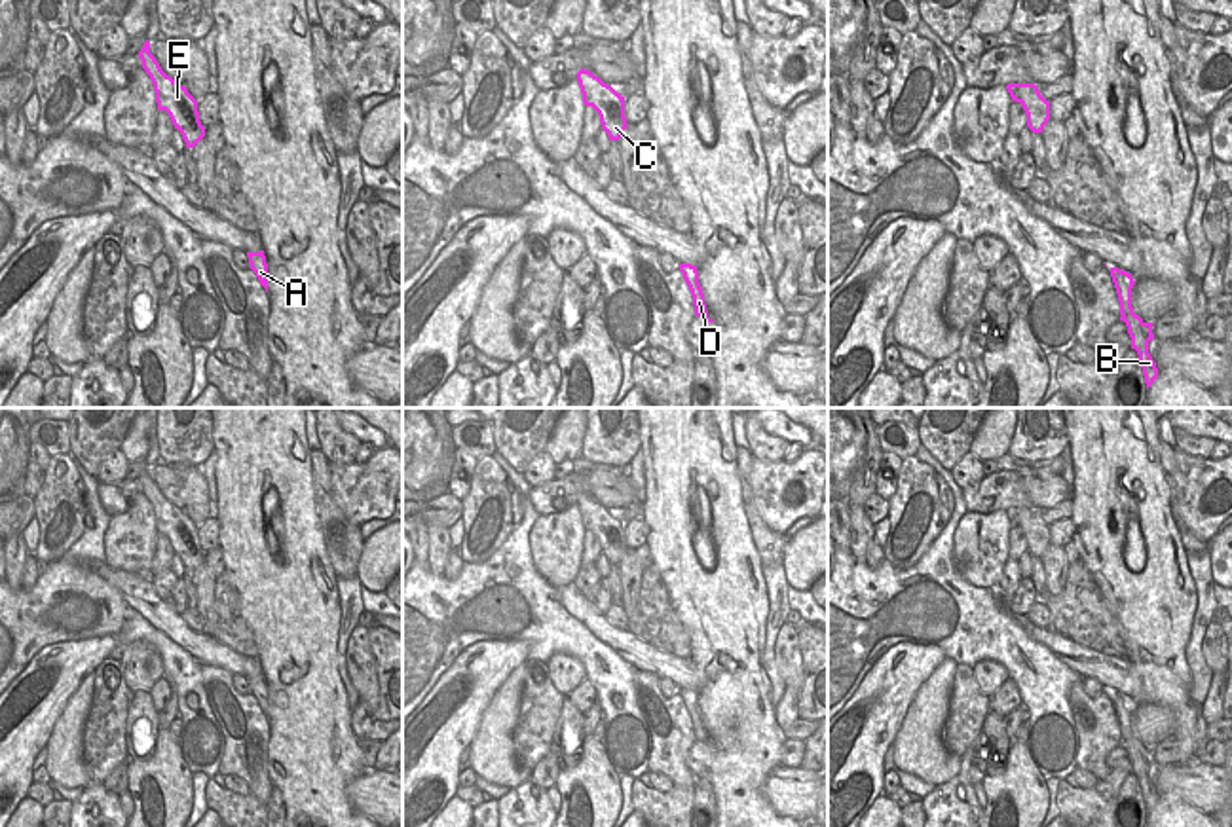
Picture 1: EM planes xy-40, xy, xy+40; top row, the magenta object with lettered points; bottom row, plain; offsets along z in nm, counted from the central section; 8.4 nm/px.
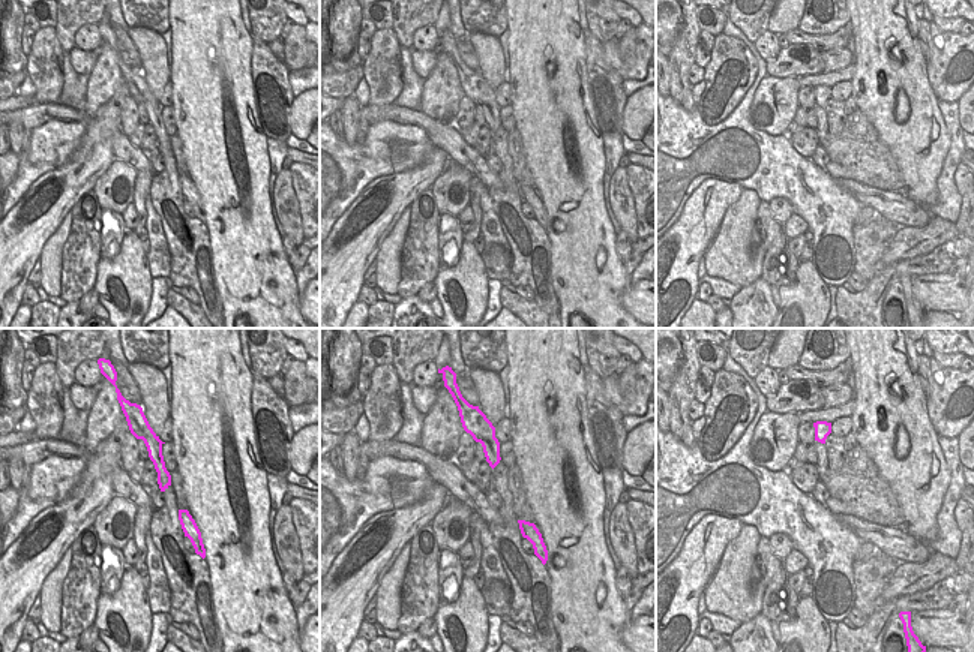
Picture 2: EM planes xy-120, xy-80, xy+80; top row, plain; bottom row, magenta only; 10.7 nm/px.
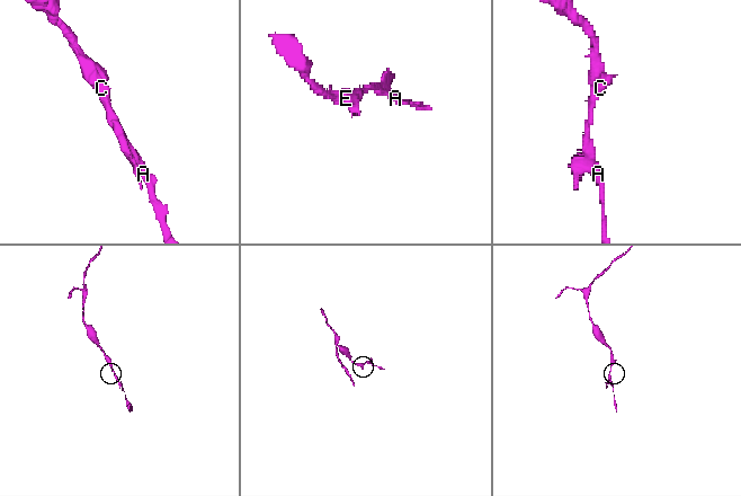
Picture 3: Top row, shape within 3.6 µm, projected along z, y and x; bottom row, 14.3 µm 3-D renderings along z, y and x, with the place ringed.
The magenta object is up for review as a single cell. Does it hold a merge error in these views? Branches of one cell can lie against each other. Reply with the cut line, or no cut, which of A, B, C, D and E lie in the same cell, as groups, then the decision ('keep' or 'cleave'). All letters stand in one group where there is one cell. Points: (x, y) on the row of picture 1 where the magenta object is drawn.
cut none; groups A B C D E; keep

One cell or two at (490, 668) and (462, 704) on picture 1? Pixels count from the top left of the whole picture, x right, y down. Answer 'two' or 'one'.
one

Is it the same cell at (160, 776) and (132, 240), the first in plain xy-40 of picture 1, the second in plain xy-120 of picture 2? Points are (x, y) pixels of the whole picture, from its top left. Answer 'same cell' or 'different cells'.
same cell

